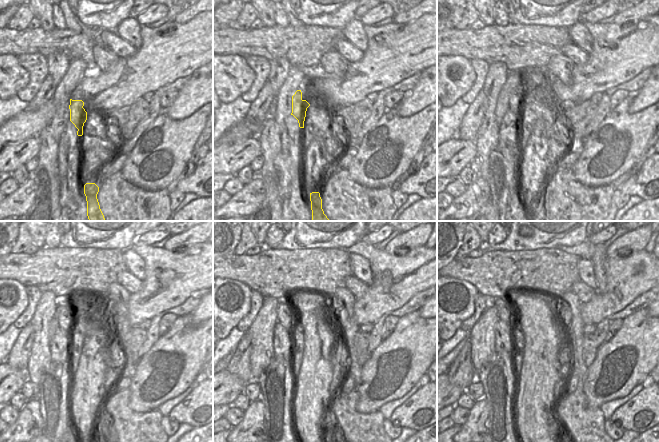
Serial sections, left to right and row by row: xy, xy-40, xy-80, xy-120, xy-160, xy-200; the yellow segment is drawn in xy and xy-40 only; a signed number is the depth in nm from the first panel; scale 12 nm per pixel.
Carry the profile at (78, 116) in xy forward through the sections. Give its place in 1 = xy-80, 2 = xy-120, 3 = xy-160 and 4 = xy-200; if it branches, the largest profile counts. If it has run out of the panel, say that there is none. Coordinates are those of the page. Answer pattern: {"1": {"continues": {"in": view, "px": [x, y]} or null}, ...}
{"1": {"continues": {"in": "xy-80", "px": [517, 99]}}, "2": {"continues": {"in": "xy-120", "px": [66, 317]}}, "3": {"continues": {"in": "xy-160", "px": [286, 313]}}, "4": {"continues": {"in": "xy-200", "px": [506, 311]}}}

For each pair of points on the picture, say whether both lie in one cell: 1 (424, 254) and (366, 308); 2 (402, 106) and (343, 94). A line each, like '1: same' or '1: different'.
1: same
2: different

